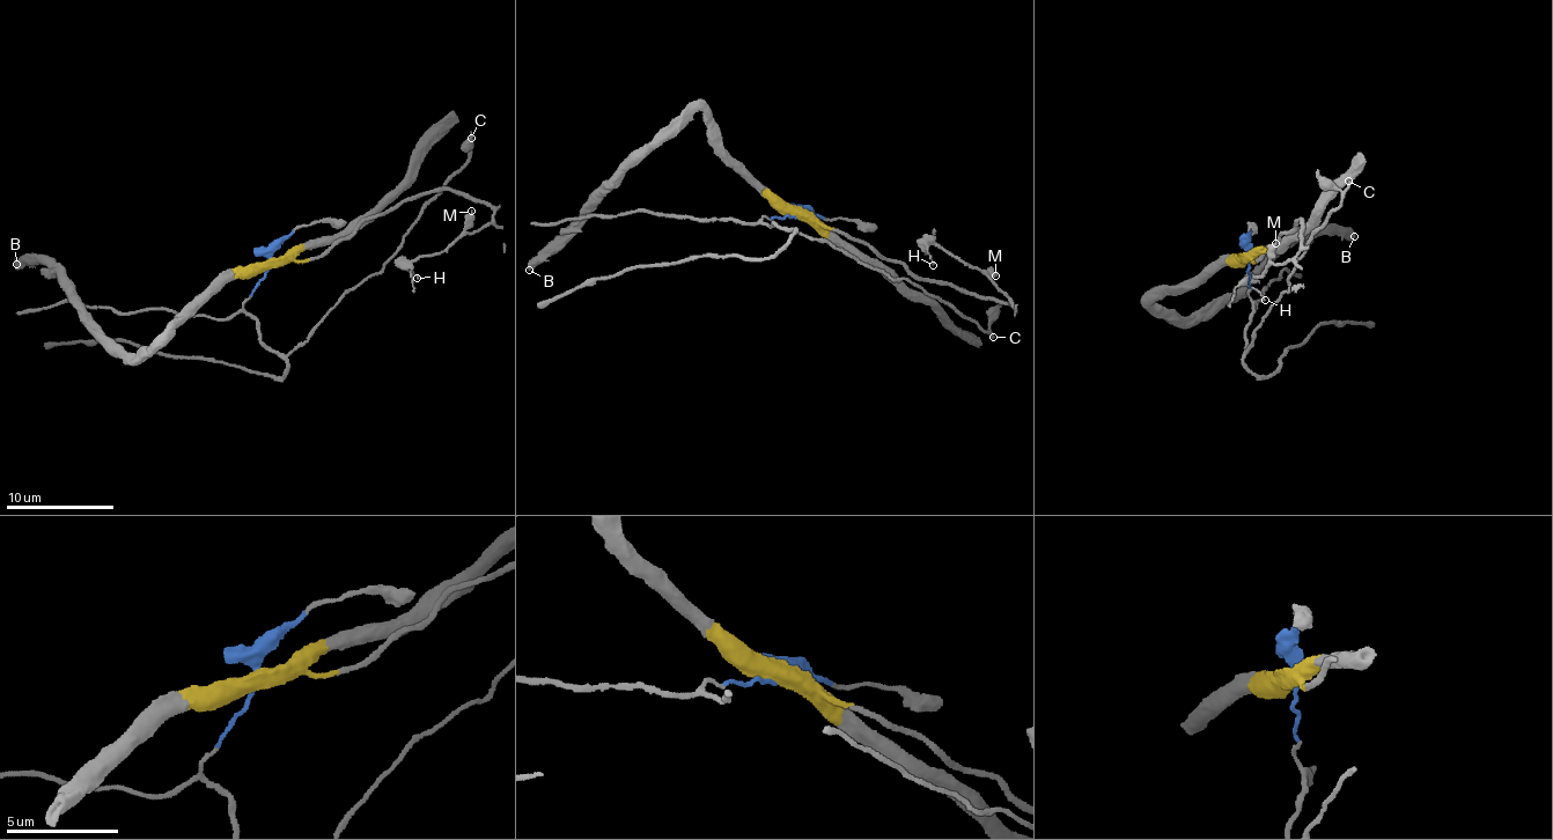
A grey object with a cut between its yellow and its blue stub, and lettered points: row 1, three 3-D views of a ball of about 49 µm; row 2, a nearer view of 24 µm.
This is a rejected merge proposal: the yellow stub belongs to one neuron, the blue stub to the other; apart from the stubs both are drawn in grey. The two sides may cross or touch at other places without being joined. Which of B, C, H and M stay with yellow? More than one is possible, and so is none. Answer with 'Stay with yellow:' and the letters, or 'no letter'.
Stay with yellow: B, H, M

